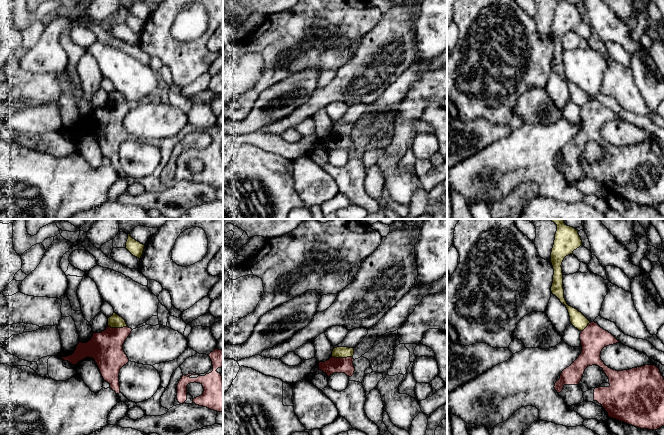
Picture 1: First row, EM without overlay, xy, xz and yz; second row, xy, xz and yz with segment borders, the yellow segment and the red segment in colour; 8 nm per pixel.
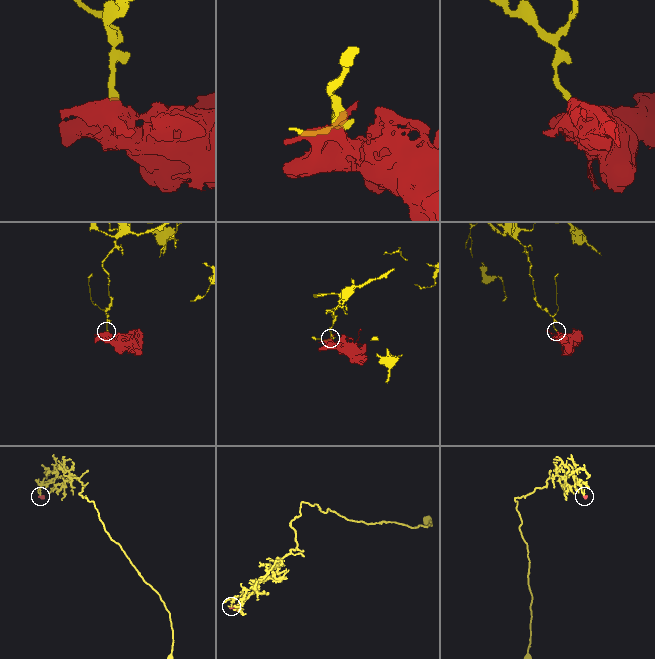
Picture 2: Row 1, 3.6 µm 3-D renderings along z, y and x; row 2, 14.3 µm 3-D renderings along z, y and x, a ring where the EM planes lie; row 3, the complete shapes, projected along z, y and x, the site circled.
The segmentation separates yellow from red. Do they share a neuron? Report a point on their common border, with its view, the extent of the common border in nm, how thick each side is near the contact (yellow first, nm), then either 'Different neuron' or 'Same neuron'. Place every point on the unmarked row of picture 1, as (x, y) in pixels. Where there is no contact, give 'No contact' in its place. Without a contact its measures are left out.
Touches yellow at xz (342, 133). Shared border 170 nm. Thickness 100 nm (yellow) against 130 nm. Different neuron

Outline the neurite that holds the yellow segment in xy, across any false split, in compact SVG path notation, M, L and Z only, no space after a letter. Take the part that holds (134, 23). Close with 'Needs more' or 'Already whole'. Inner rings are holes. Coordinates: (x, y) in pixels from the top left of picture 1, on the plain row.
M128 10L128 15L126 18L126 25L135 33L141 34L145 21L133 15L130 10Z. Already whole

